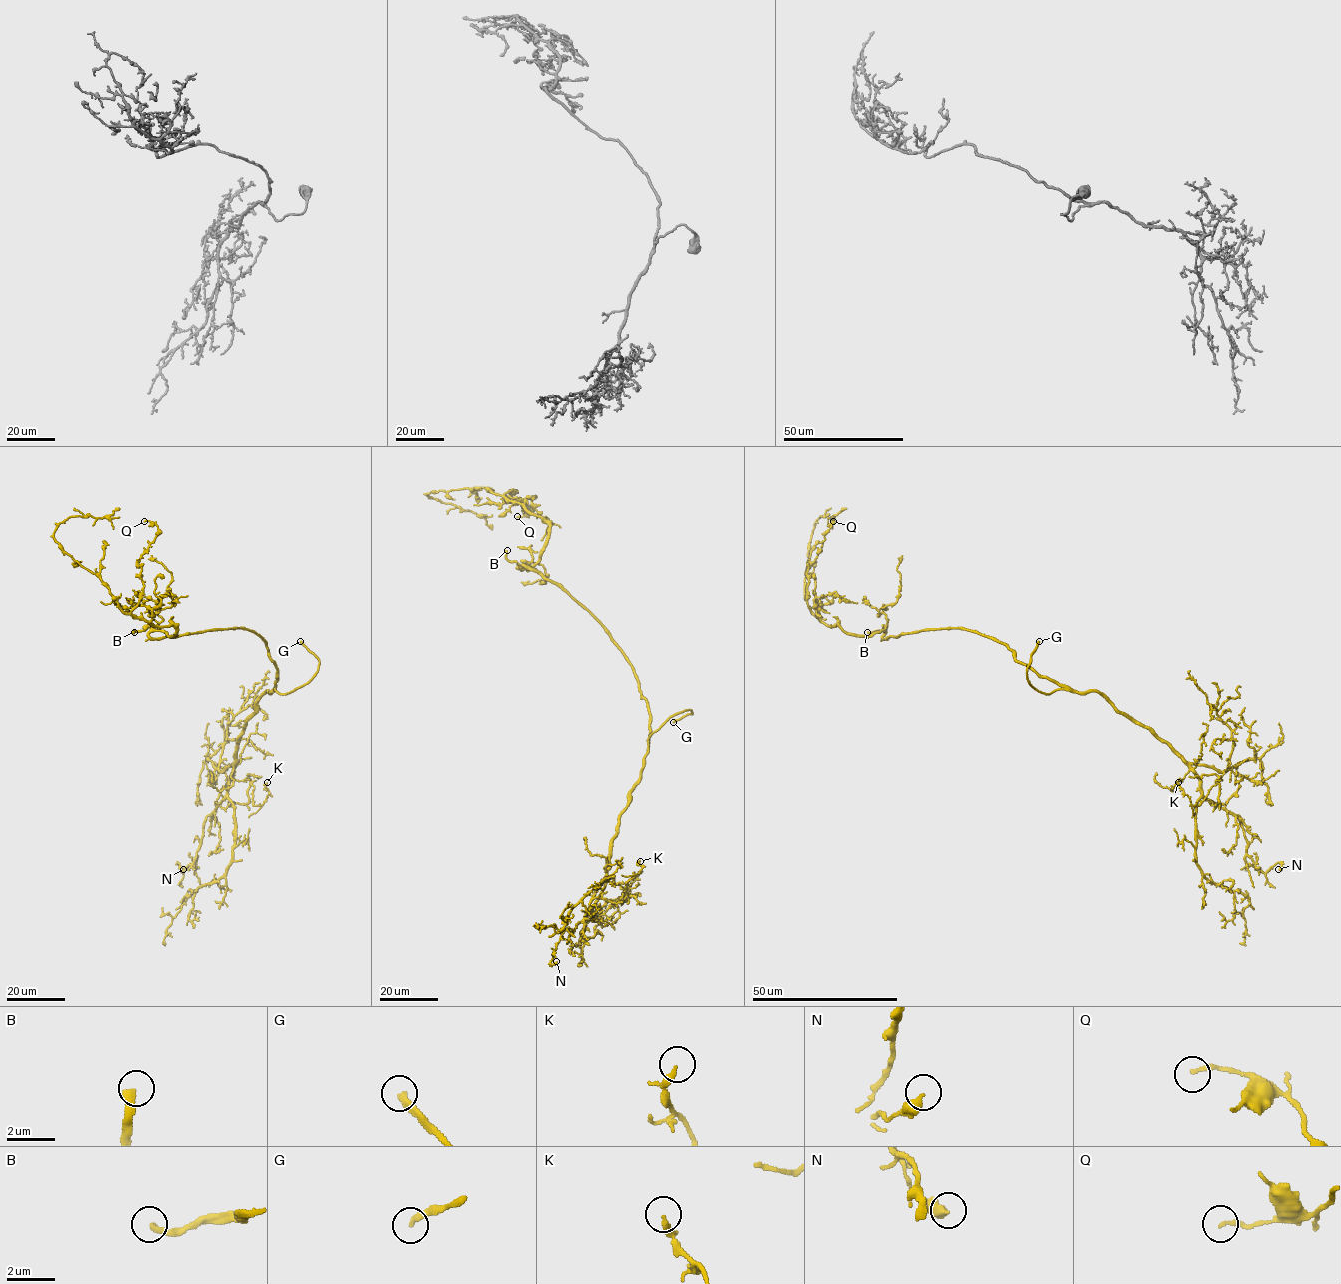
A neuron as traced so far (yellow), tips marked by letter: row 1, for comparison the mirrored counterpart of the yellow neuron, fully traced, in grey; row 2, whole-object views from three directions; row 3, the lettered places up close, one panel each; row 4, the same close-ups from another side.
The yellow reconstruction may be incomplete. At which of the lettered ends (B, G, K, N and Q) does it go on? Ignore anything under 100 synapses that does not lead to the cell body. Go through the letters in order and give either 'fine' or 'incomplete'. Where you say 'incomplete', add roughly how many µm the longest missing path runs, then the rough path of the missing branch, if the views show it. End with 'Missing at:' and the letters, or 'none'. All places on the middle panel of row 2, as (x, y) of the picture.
B: incomplete; about 40 µm are missing; missing branch runs (507, 550), (496, 549), (464, 519), (445, 523), (448, 516)
G: incomplete; about 15 µm are missing; missing branch runs (673, 722), (665, 728), (669, 737)
K: fine
N: fine
Q: fine
Missing at: B, G

